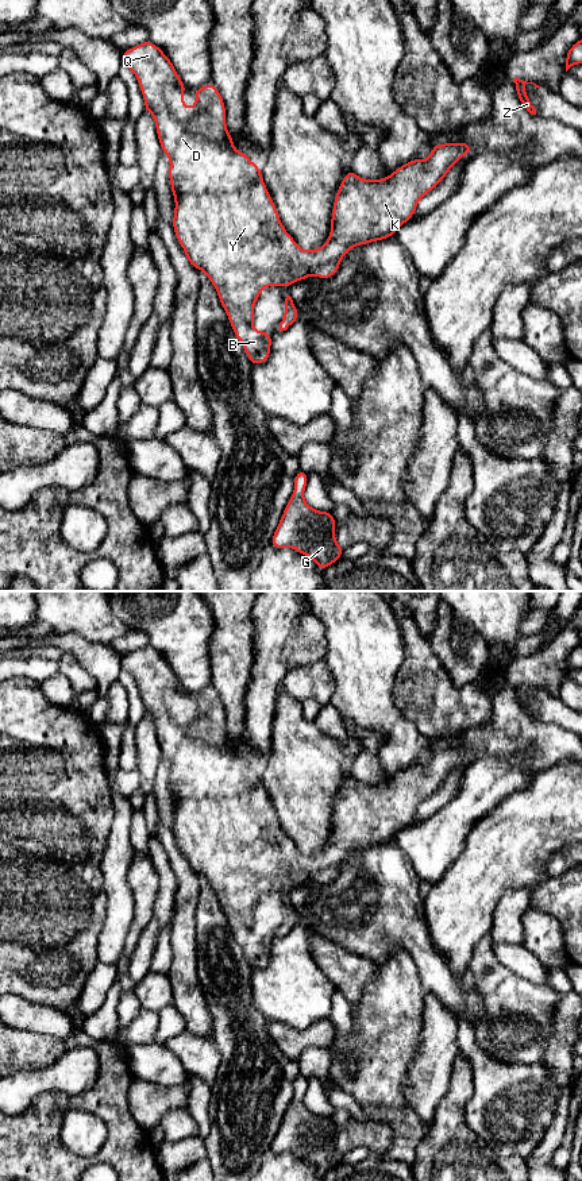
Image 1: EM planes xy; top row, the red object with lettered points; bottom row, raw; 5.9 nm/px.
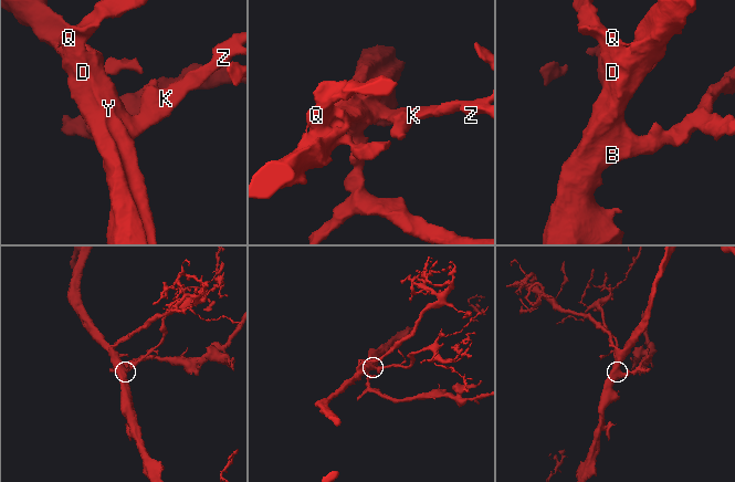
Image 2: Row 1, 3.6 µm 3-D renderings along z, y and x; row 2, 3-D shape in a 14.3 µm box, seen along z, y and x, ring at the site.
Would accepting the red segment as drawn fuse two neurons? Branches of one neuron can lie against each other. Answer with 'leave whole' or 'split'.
leave whole

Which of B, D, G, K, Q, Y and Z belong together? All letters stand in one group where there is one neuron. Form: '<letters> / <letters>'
B D G K Q Y Z

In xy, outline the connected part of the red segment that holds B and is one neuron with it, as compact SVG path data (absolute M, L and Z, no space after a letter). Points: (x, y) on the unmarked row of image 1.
M150 645L126 655L122 659L122 668L135 679L144 703L144 715L153 719L159 749L170 765L169 784L176 806L171 829L177 845L186 858L186 865L197 875L204 876L215 891L235 941L242 947L251 969L262 969L270 961L273 941L269 937L253 933L255 925L253 911L263 892L289 892L293 887L302 885L311 880L317 880L321 884L335 880L342 862L352 852L394 841L394 837L412 823L419 804L429 798L447 780L448 775L460 767L463 760L473 756L473 750L465 746L433 749L427 764L412 764L394 775L389 781L375 786L363 784L348 775L334 806L328 845L317 854L301 854L296 845L286 838L263 787L259 771L253 768L244 757L234 753L234 742L228 738L226 729L224 705L216 691L209 687L193 695L196 709L186 713L182 702L186 691L177 679L171 665Z

